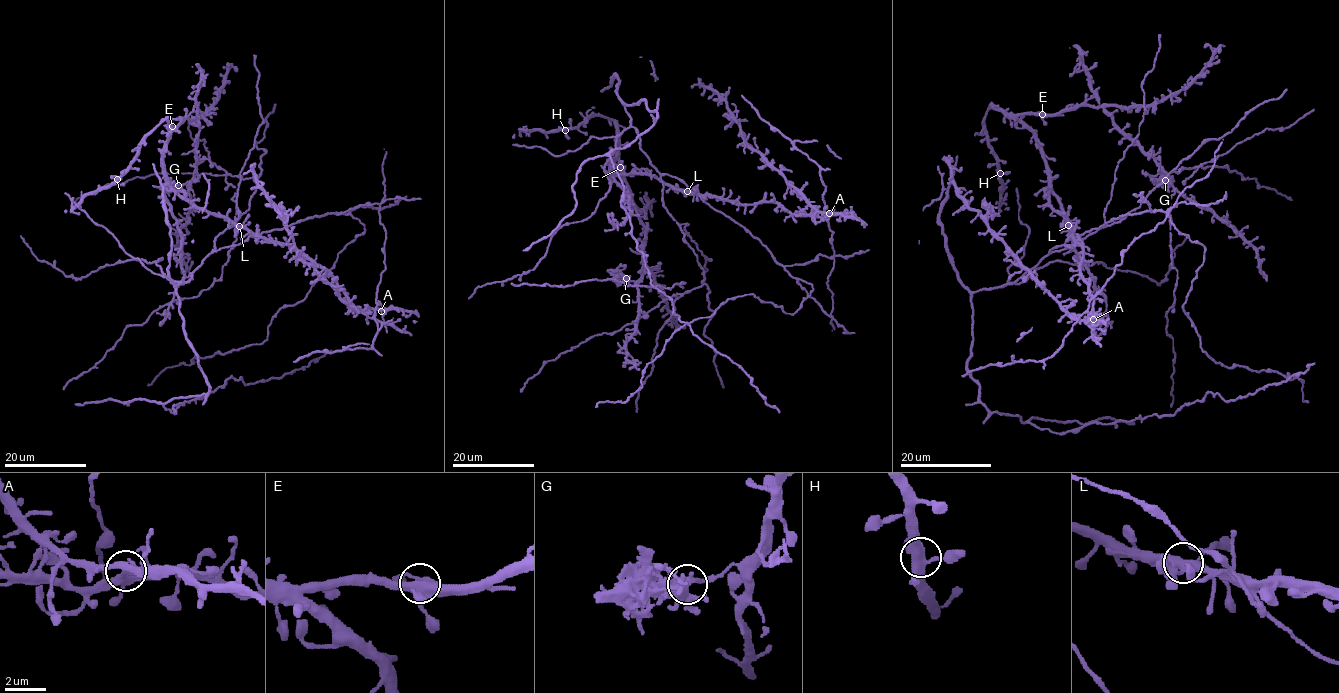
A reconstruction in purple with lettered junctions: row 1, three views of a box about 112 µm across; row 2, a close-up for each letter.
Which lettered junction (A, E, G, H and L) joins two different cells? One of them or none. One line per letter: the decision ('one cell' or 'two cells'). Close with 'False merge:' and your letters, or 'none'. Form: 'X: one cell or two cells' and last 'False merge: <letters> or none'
A: one cell
E: one cell
G: two cells
H: one cell
L: one cell
False merge: G

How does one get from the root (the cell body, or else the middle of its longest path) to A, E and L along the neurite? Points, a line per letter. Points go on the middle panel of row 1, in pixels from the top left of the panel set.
A: (644, 153), (661, 173), (678, 178), (702, 195), (742, 204), (775, 202), (791, 213), (817, 216), (829, 213)
E: (644, 153), (661, 173), (697, 192), (648, 174), (616, 173), (611, 164), (619, 146), (620, 167)
L: (644, 153), (661, 173), (678, 178), (697, 192), (687, 191)

